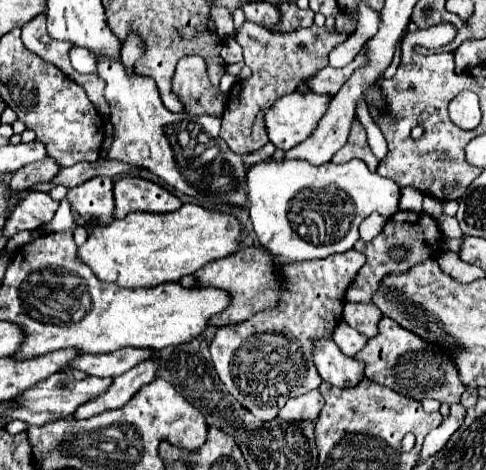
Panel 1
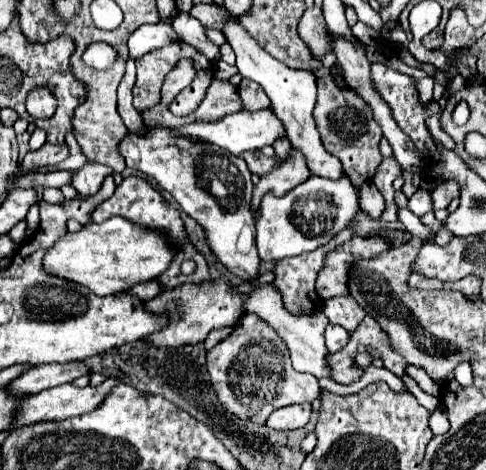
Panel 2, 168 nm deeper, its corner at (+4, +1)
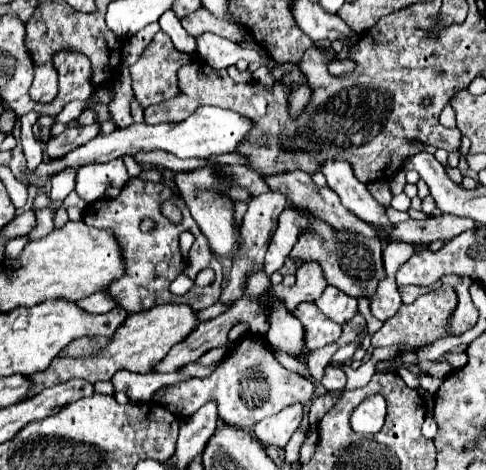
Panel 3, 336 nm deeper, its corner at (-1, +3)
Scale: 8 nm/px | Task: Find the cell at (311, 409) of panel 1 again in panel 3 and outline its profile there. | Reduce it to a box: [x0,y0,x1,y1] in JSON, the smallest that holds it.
[252,404,302,450]

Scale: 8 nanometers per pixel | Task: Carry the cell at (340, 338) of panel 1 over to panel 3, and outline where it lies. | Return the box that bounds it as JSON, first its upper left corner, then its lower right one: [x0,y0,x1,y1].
[294,302,342,350]

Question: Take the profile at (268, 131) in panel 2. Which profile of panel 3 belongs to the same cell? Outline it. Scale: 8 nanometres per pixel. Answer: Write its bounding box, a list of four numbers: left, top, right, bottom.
[20,106,254,188]

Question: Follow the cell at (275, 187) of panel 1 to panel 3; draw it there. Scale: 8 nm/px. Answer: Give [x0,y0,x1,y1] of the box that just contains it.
[264,210,308,276]

